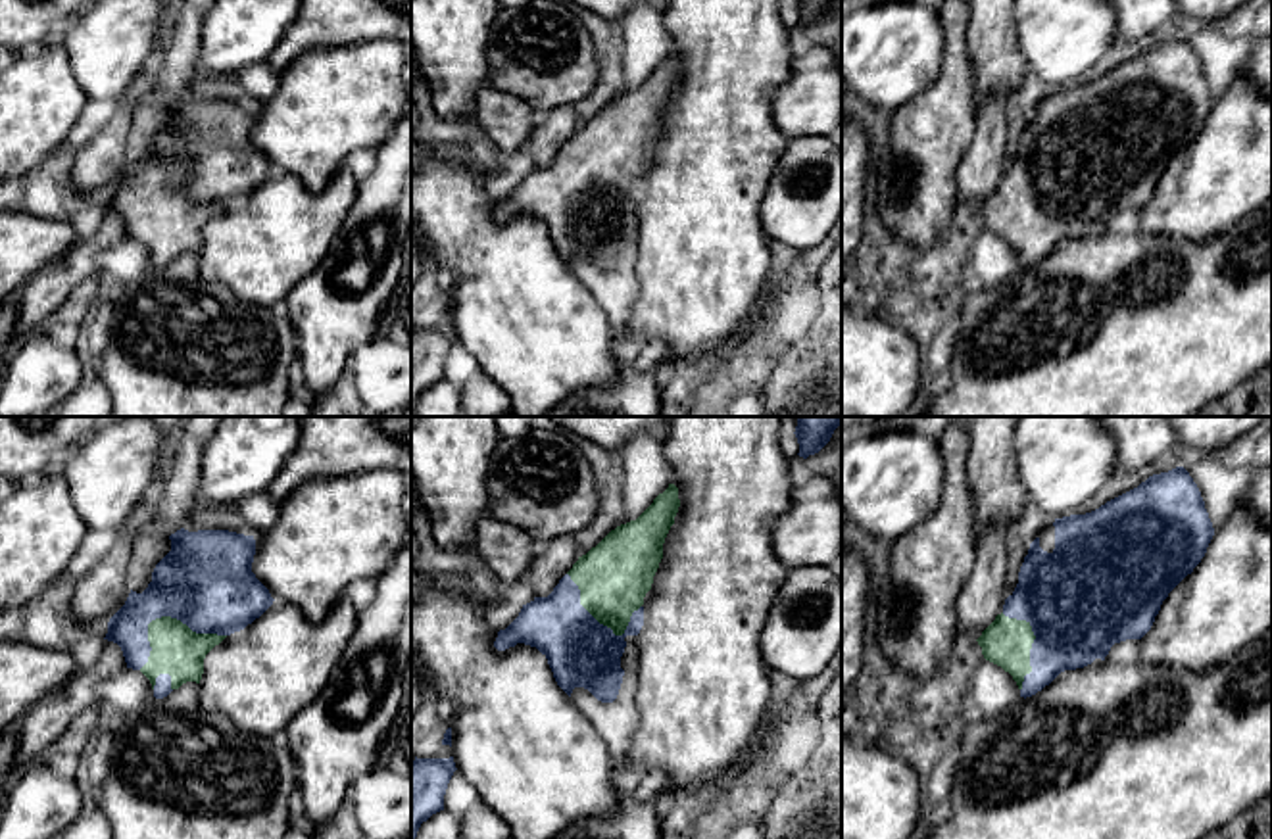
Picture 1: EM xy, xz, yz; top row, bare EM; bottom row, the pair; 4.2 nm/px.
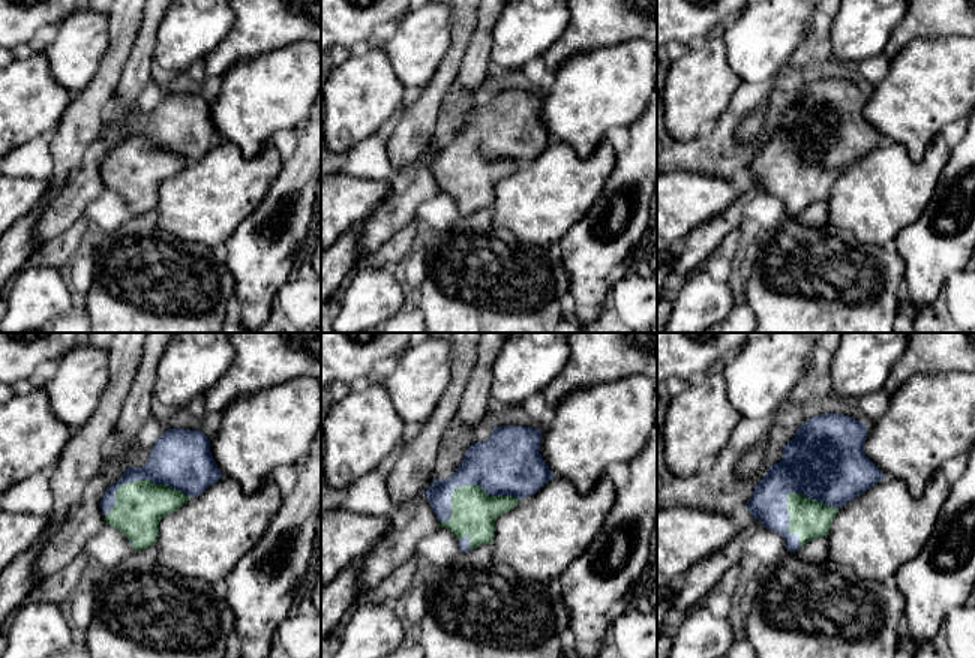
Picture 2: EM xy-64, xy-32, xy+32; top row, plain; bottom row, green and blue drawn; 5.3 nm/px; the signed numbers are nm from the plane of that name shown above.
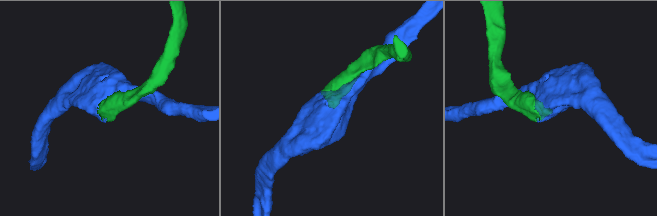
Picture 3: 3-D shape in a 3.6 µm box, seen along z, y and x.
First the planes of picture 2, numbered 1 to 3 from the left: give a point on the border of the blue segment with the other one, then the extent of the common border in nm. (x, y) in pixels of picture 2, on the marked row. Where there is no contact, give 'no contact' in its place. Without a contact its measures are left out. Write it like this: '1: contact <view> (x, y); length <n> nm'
1: contact xy-64 (140, 480); length 480 nm
2: contact xy-32 (468, 484); length 460 nm
3: contact xy+32 (795, 493); length 320 nm

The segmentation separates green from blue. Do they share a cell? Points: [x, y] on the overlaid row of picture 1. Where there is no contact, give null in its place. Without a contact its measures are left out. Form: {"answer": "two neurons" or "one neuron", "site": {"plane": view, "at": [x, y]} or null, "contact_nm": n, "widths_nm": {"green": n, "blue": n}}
{"answer": "one neuron", "site": {"plane": "xy", "at": [164, 617]}, "contact_nm": 400, "widths_nm": {"green": 200, "blue": 400}}

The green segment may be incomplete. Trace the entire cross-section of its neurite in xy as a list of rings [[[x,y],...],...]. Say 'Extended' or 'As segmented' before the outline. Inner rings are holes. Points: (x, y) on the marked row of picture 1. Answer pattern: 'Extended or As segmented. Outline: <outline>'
Extended. Outline: [[[181,528],[169,539],[171,551],[156,564],[152,582],[142,593],[131,589],[125,605],[110,618],[104,637],[121,647],[127,668],[140,670],[150,680],[156,699],[186,682],[200,683],[206,655],[275,601],[252,572],[254,536]]]

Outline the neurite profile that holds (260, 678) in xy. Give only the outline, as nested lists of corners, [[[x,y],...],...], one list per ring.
[[[346,595],[319,624],[311,624],[298,607],[273,601],[259,618],[206,655],[200,707],[223,714],[240,731],[273,737],[325,689],[355,626],[357,611]]]

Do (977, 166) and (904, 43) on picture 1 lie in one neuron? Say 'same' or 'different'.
different

